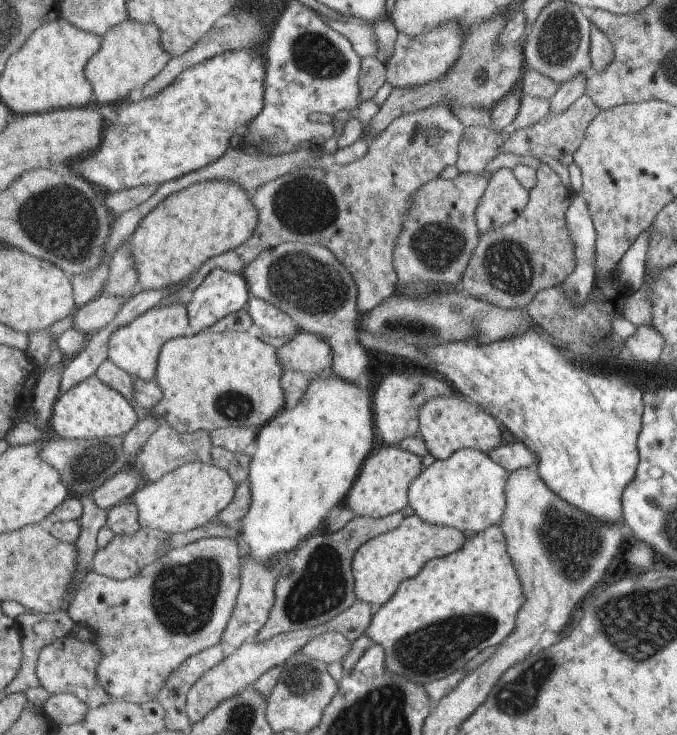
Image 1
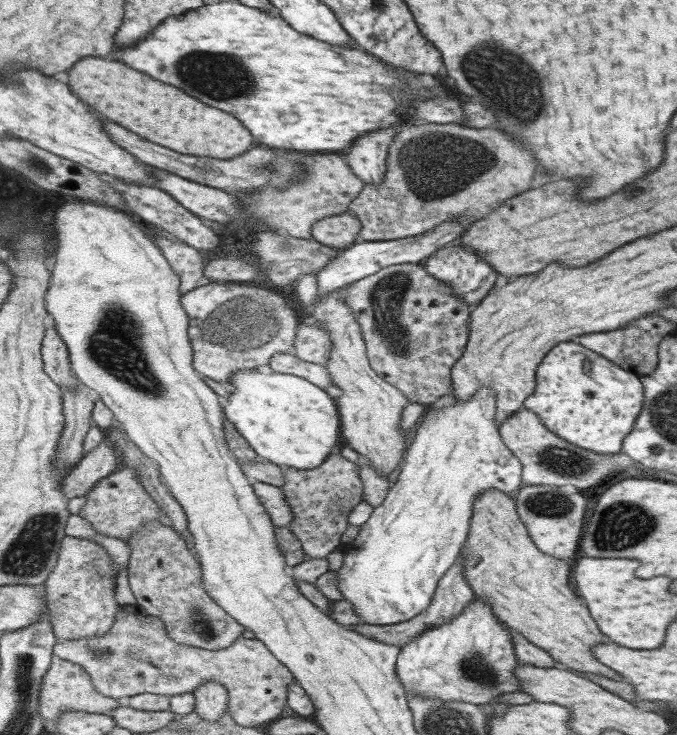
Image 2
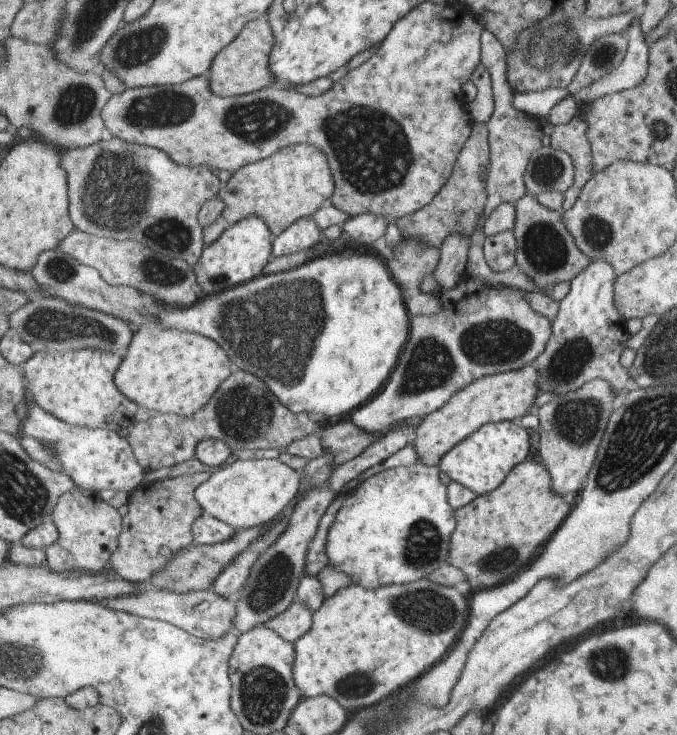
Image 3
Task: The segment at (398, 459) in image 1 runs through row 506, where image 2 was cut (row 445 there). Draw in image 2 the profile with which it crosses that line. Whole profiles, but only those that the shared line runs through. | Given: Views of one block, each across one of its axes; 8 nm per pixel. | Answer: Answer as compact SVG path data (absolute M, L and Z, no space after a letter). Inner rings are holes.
M341 288L325 296L321 294L319 302L313 308L303 308L303 312L305 316L317 318L319 328L331 332L333 354L327 370L329 374L333 374L333 382L337 382L343 392L341 400L337 400L341 406L343 442L347 442L347 446L361 456L367 456L381 474L389 476L399 466L405 454L405 440L409 432L405 432L403 428L403 416L405 408L409 406L409 398L405 398L403 392L397 390L397 386L391 386L389 382L379 378L377 370L373 370L363 328L353 314L353 308L347 304L347 292L349 288Z

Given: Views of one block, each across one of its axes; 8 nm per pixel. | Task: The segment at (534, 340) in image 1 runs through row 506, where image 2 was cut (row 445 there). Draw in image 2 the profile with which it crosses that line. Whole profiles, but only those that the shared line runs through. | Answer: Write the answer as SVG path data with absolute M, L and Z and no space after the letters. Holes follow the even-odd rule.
M565 342L557 344L549 356L545 356L545 362L541 364L541 370L537 374L537 392L529 396L525 402L525 408L531 412L537 412L541 420L545 422L545 430L551 434L557 434L559 440L565 440L567 444L597 452L597 454L619 454L623 446L623 438L629 436L639 412L643 406L643 386L639 382L637 374L625 374L619 368L609 366L609 360L581 344Z

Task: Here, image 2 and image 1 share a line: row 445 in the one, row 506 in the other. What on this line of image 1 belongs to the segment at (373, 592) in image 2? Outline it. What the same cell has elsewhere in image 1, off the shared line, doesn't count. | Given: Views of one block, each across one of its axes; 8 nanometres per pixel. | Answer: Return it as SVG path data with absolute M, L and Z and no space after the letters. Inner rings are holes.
M461 450L447 460L435 460L411 488L411 508L429 524L457 528L461 532L481 534L505 516L505 486L509 484L509 470L493 462L493 458L479 450Z

